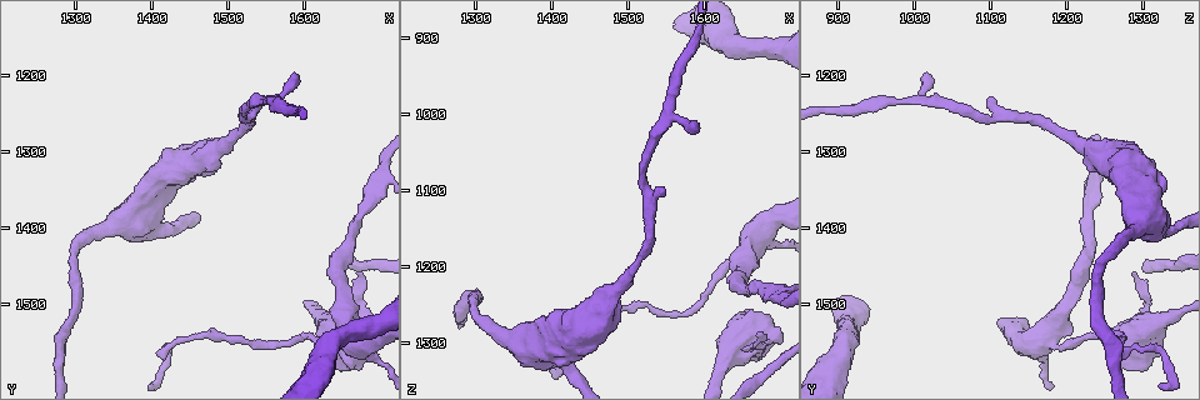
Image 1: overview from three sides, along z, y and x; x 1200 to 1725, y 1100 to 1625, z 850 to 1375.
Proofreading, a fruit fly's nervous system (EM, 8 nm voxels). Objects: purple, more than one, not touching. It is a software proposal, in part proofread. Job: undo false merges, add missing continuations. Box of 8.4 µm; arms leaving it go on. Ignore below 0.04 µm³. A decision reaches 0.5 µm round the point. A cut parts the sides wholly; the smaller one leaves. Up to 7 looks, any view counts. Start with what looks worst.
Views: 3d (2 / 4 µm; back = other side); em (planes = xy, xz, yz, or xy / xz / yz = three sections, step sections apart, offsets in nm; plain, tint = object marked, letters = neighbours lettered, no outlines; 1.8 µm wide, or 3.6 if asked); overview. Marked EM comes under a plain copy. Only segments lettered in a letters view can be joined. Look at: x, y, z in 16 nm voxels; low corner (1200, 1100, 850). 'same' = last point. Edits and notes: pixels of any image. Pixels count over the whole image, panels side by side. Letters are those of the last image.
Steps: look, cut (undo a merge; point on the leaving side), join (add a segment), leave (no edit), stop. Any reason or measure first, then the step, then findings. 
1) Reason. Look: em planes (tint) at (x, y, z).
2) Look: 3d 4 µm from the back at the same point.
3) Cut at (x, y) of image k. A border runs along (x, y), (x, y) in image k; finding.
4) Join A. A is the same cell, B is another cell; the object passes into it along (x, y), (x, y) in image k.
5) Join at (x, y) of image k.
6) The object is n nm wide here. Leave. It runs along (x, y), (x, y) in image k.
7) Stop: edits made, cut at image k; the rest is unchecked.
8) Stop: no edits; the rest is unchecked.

Arms part here. Look: em planes (letters) at (1685, 1365, 1235).

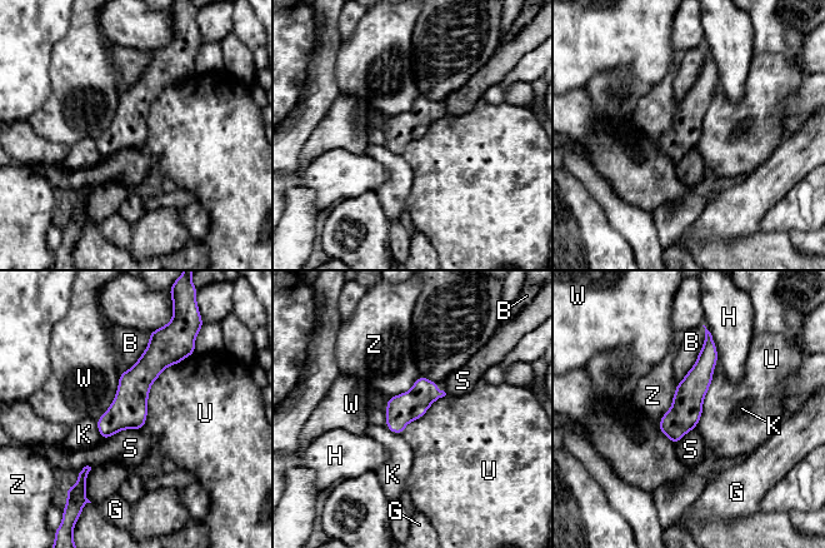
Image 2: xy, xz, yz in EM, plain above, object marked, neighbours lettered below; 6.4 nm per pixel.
The object is 200 nm wide here. Leave. B, G, H, K, S, U, W and Z are other cells; a border runs along (195, 350), (151, 384), (139, 429) in image 2; one neuron here.

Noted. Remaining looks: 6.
An open end. Look: em planes (letters) at (1645, 1485, 1310).

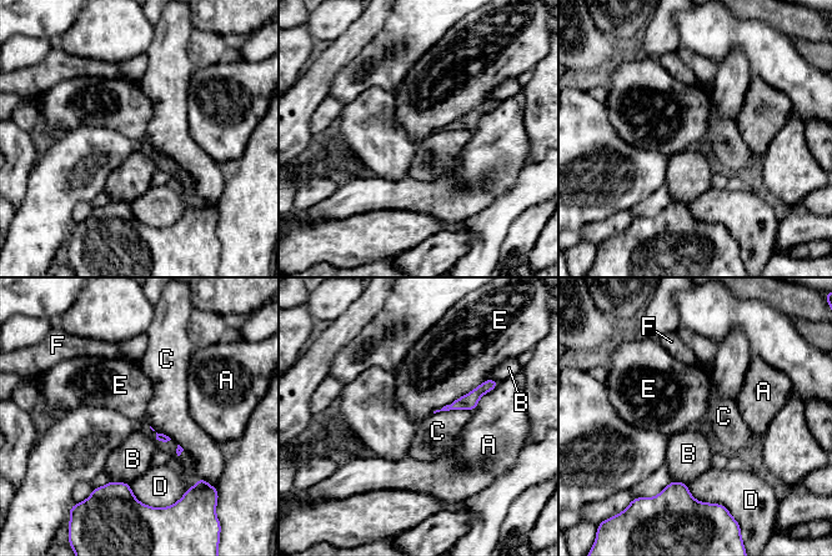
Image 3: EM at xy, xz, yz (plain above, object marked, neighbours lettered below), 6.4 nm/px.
Leave. A, B, C, D, E and F are other cells; a border runs along (487, 377), (470, 391), (432, 412) in image 3; none of them fits.

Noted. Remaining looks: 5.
Branch stops here. Look: em planes (letters) at (1585, 1205, 1020).

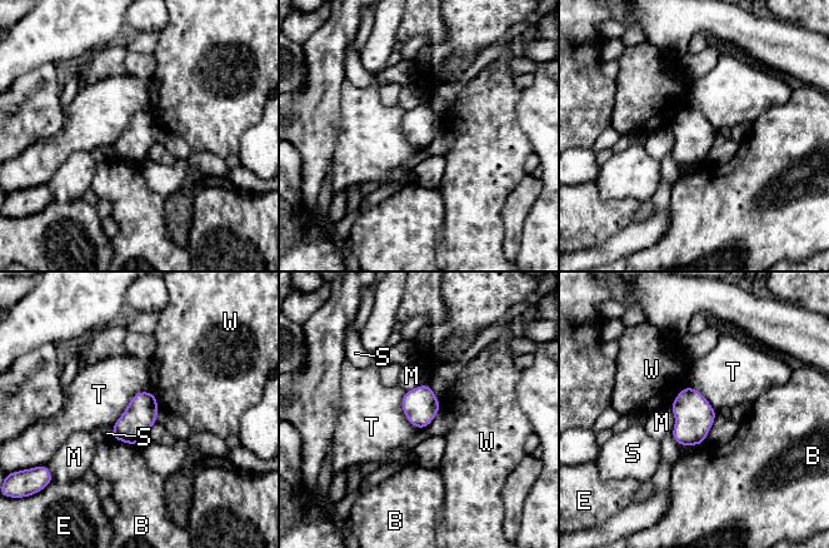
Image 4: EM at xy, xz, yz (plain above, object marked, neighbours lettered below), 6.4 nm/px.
The longest contact is with T, 340 nm. Leave. B, E, M, S, T and W are other cells; a border runs along (153, 392), (138, 392), (111, 426) in image 4; none of them fits.

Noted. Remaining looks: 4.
Stop: no edits; the rest is unchecked.

